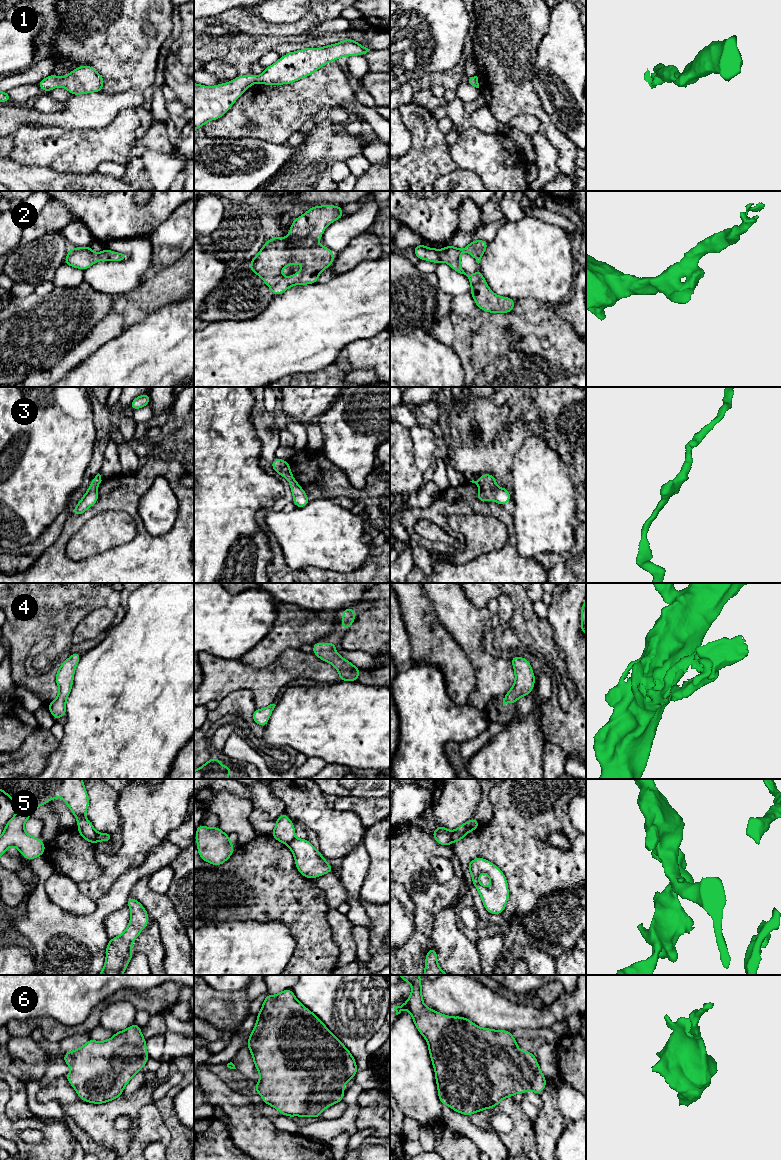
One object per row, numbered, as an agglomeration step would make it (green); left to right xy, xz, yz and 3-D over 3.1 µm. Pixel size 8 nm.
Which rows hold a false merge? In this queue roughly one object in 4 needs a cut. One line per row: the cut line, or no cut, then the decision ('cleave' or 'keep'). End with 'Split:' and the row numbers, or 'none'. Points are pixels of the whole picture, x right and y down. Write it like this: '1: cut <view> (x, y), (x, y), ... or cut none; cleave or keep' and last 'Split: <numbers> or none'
1: cut none; keep
2: cut none; keep
3: cut none; keep
4: cut none; keep
5: cut yz (453, 831), (451, 842); cleave
6: cut none; keep
Split: 5

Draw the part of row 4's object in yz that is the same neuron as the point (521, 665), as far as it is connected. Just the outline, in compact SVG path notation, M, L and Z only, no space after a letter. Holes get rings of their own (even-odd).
M513 656L511 659L515 681L513 687L507 692L503 698L503 706L508 703L516 704L516 701L521 696L528 696L535 684L535 675L532 671L532 667L526 658Z

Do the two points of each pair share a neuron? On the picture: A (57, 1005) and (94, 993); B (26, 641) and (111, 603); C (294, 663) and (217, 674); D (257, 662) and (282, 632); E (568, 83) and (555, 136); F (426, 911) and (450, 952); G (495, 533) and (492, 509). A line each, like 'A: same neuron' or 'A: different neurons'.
A: same neuron
B: same neuron
C: same neuron
D: same neuron
E: different neurons
F: different neurons
G: different neurons

